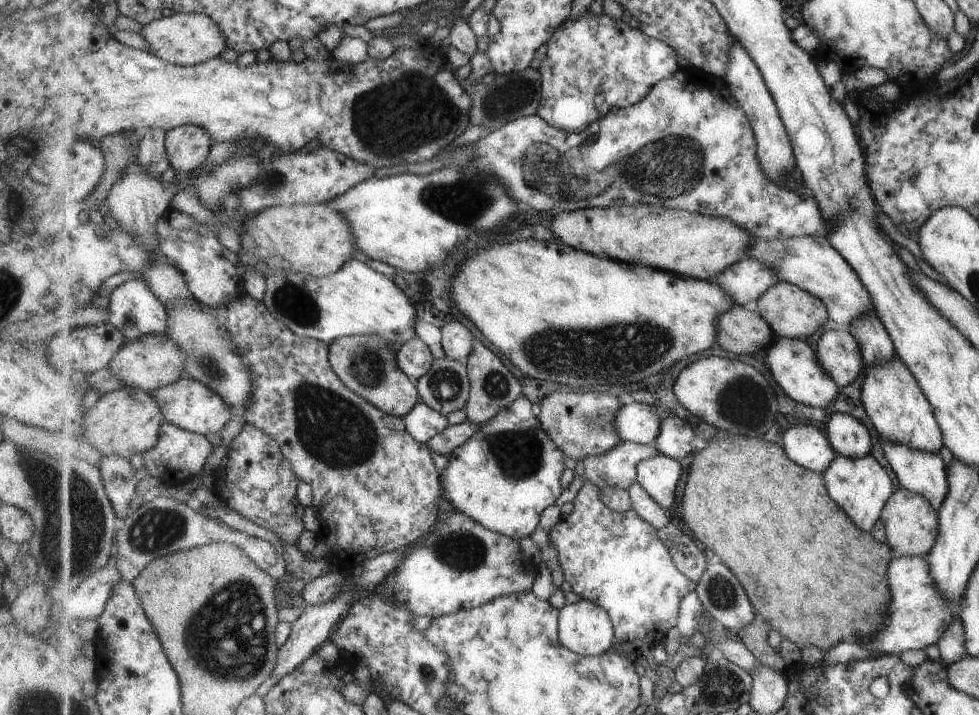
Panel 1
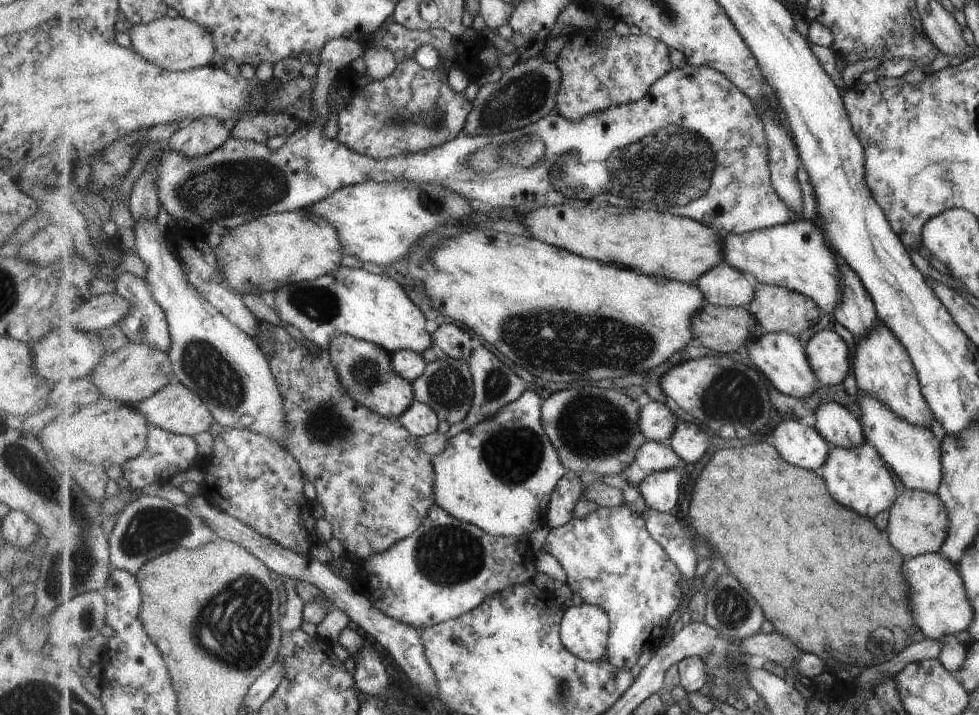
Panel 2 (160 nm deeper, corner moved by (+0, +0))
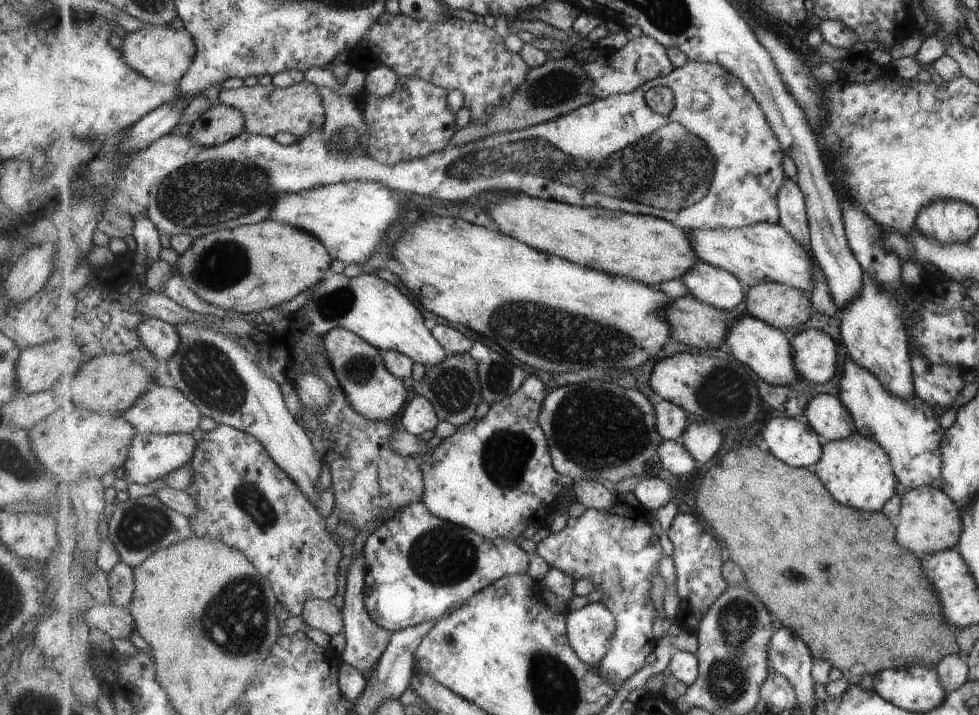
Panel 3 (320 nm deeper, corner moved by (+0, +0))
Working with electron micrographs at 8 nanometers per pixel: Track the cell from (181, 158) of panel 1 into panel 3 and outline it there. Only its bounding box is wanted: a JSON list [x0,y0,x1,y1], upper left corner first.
[188,102,246,147]

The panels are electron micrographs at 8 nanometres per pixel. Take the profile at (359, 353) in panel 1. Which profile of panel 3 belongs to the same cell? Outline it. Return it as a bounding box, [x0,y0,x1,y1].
[324,327,407,421]

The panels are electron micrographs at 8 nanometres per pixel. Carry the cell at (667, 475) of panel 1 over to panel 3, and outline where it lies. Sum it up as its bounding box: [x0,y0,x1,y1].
[633,476,674,512]

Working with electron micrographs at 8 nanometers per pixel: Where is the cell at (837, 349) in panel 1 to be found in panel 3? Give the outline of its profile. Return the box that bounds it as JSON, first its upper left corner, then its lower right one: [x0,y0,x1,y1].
[791,329,839,382]

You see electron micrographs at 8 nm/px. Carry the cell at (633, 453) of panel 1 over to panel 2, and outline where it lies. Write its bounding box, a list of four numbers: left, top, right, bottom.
[624,441,685,486]

